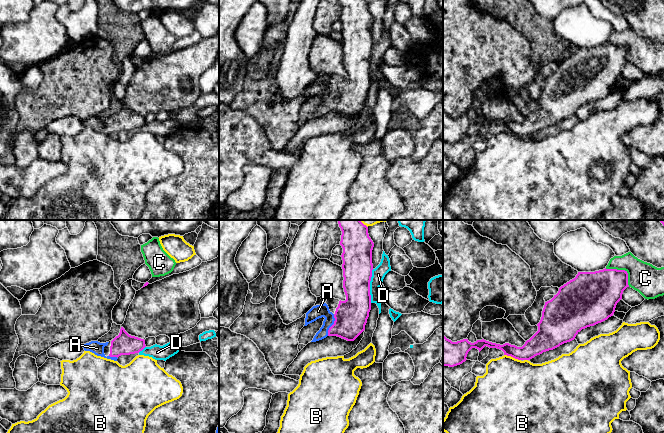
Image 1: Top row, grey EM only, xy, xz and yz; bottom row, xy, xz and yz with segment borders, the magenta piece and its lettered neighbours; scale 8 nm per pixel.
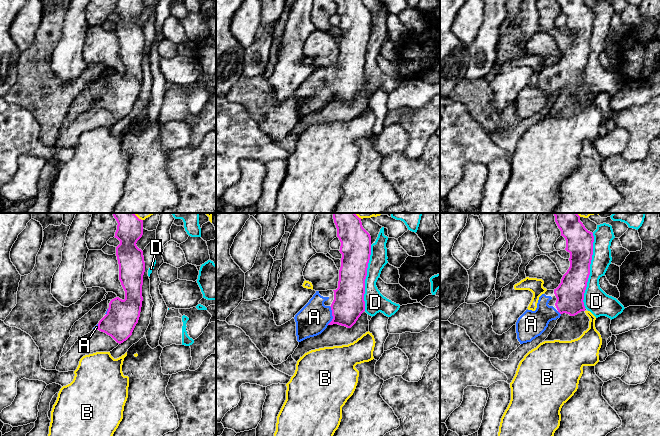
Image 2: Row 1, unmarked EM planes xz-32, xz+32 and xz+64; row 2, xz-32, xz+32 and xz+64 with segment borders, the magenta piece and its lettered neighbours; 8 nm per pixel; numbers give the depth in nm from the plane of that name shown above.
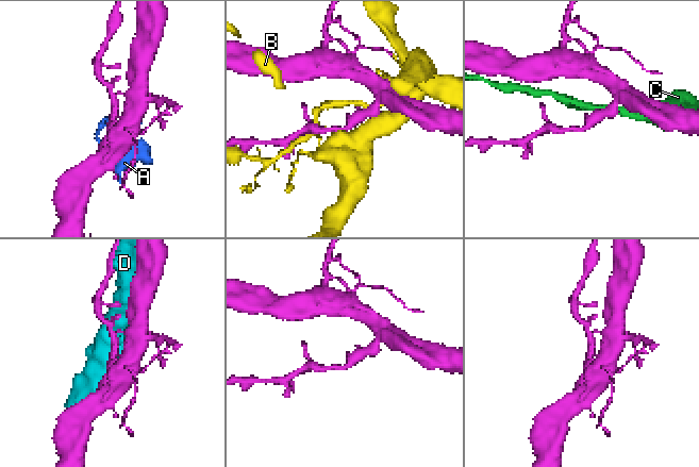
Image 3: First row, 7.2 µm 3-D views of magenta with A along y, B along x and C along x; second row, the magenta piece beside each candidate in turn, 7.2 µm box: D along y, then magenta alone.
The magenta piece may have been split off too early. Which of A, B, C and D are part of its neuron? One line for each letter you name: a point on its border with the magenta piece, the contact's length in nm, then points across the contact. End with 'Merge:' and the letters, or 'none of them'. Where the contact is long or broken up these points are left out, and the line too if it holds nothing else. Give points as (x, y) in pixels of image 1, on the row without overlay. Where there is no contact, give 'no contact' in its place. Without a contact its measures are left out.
A: xz (332, 101) | 190 nm | across xz (351, 91), (342, 100), (332, 101), (318, 87)
Merge: A

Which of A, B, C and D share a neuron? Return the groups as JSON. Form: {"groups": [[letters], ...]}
{"groups": [["A"], ["B"], ["C"], ["D"]]}

